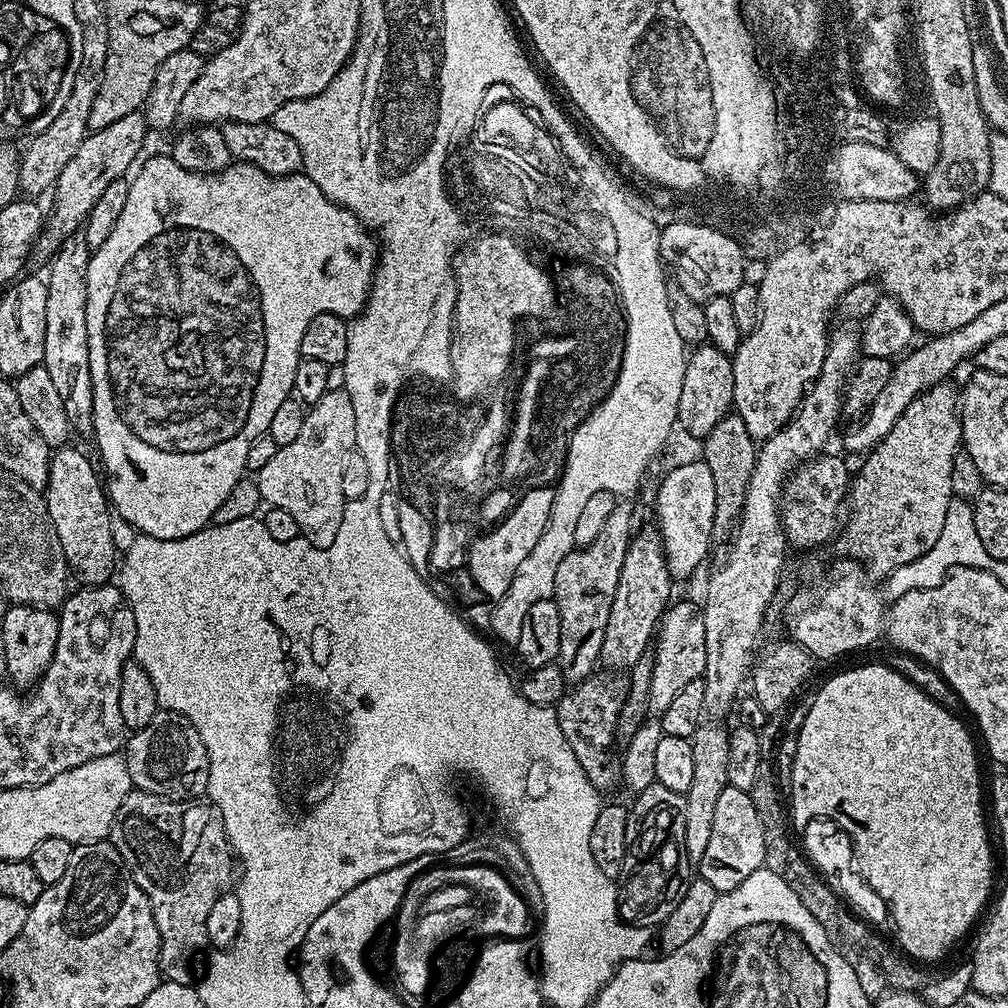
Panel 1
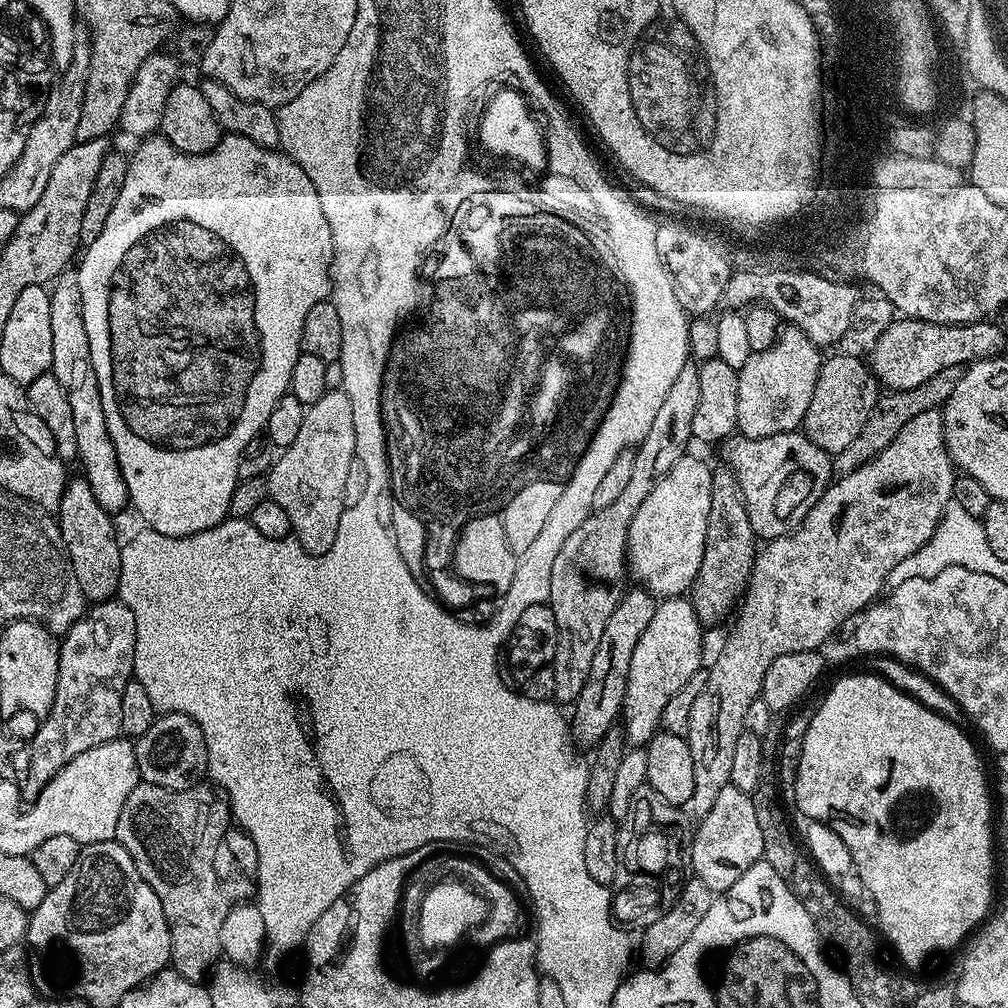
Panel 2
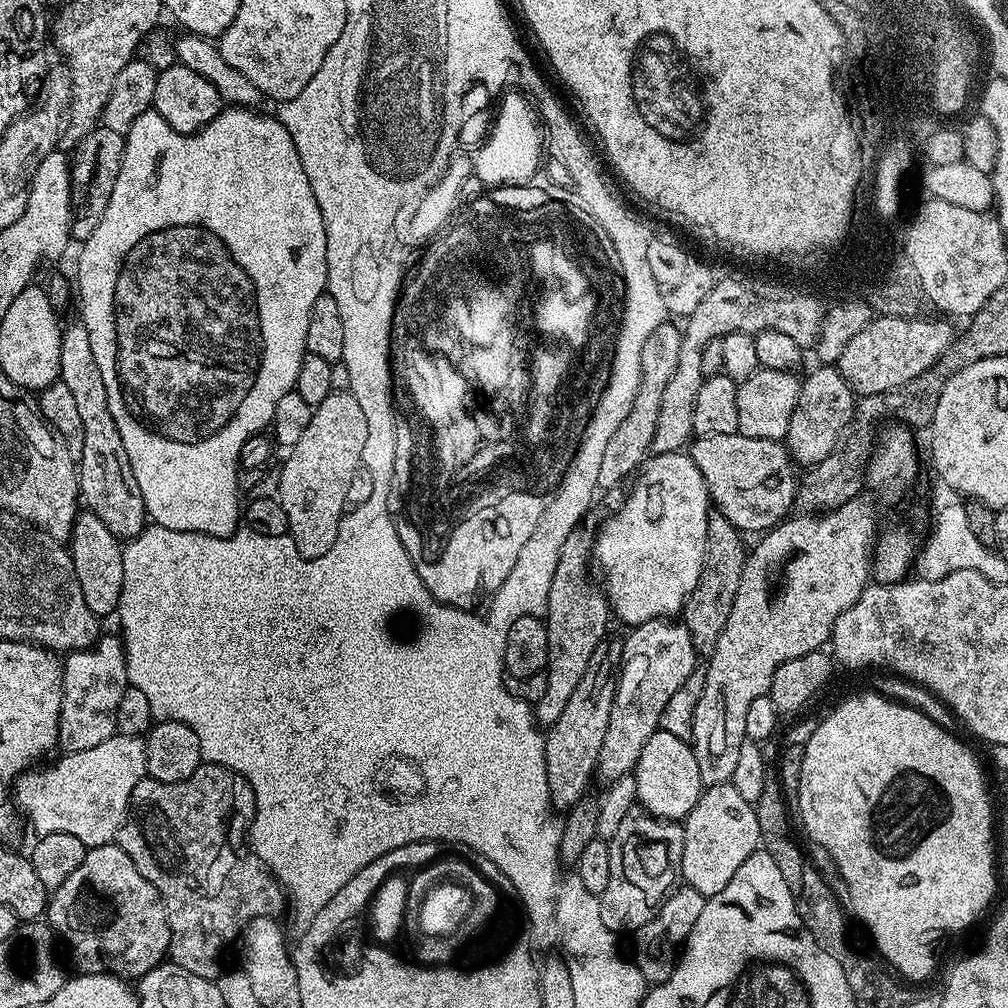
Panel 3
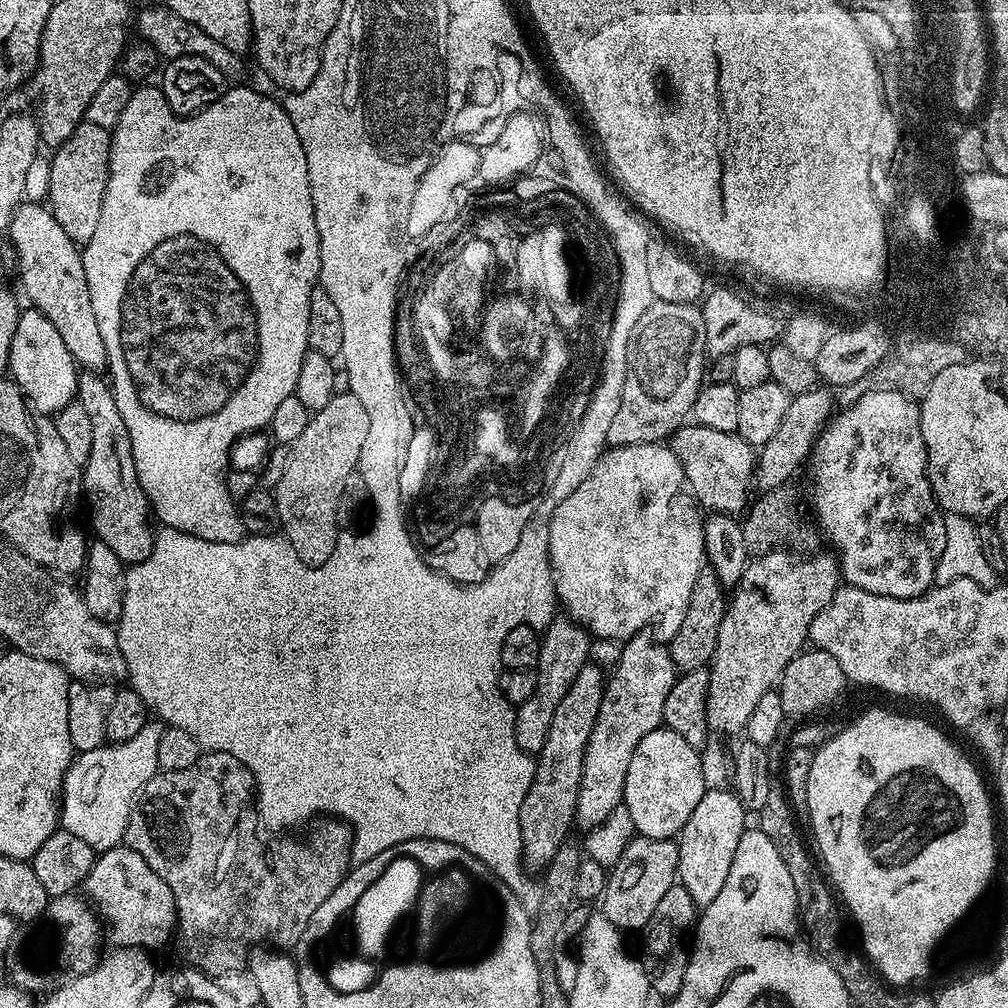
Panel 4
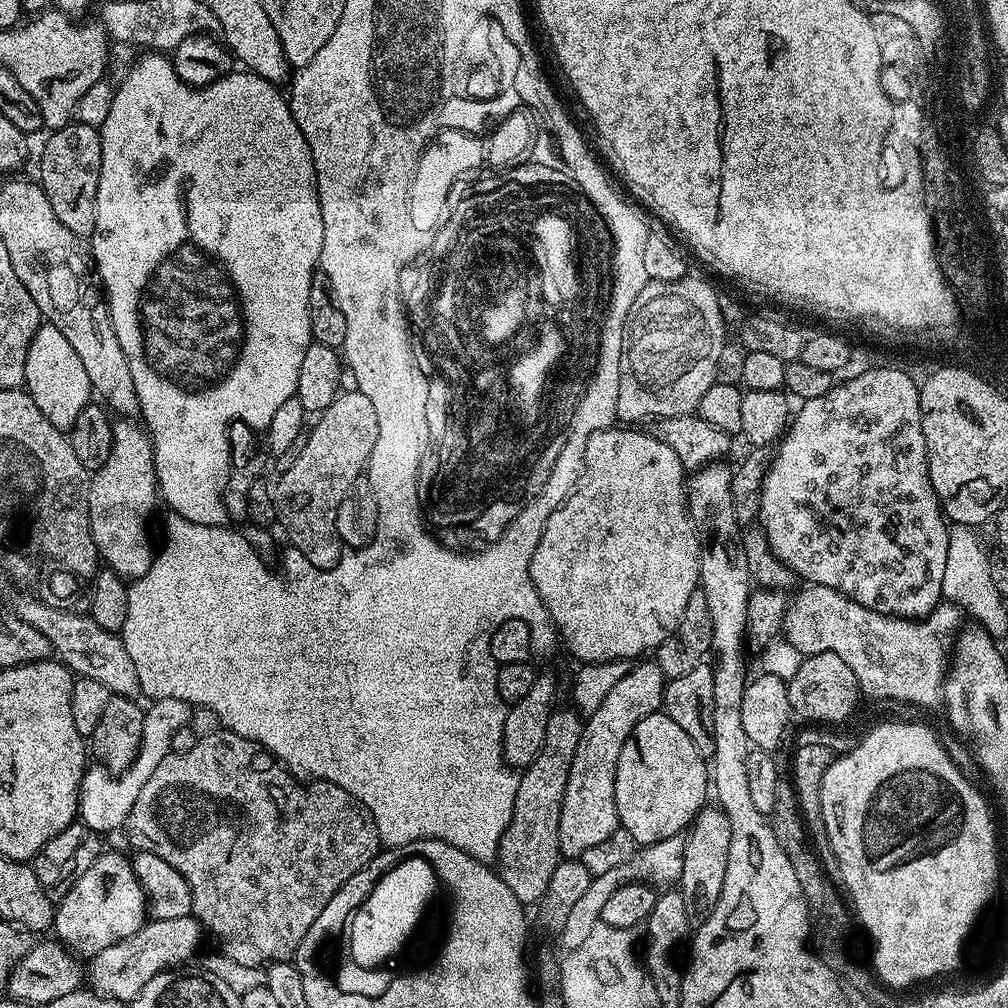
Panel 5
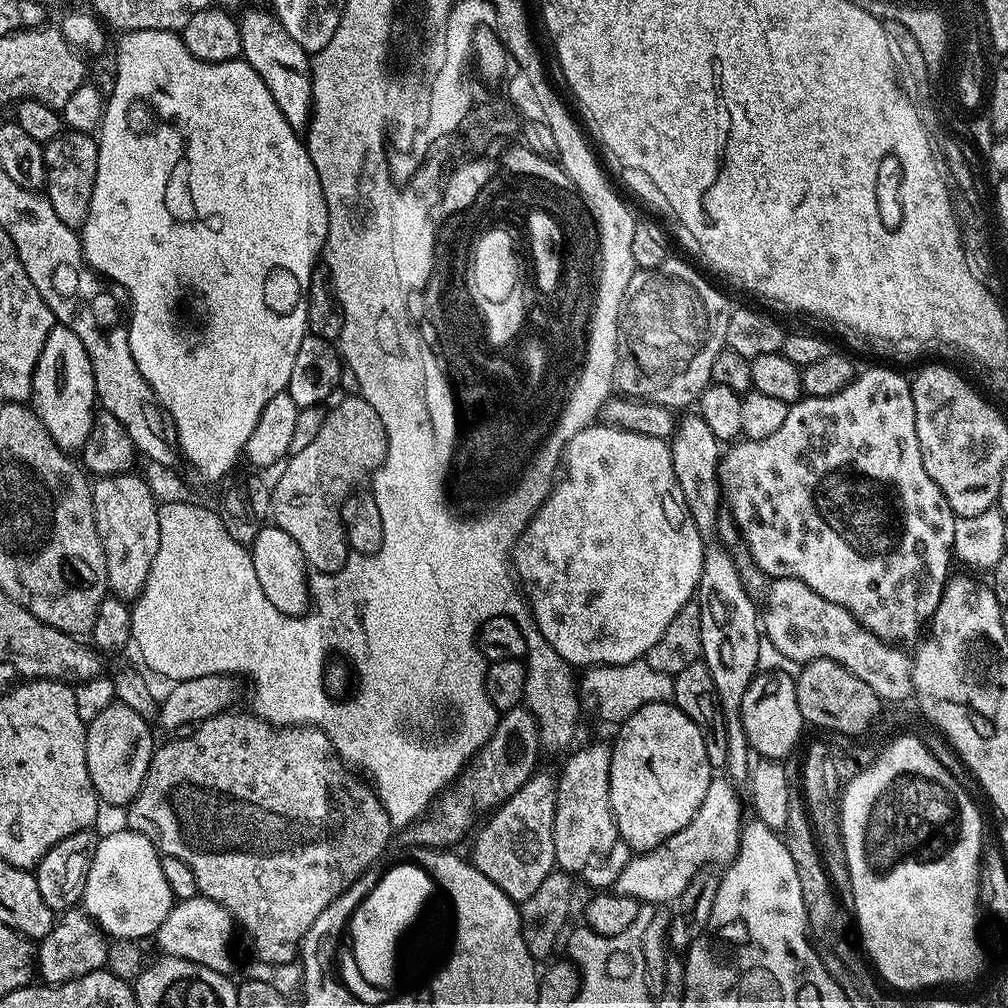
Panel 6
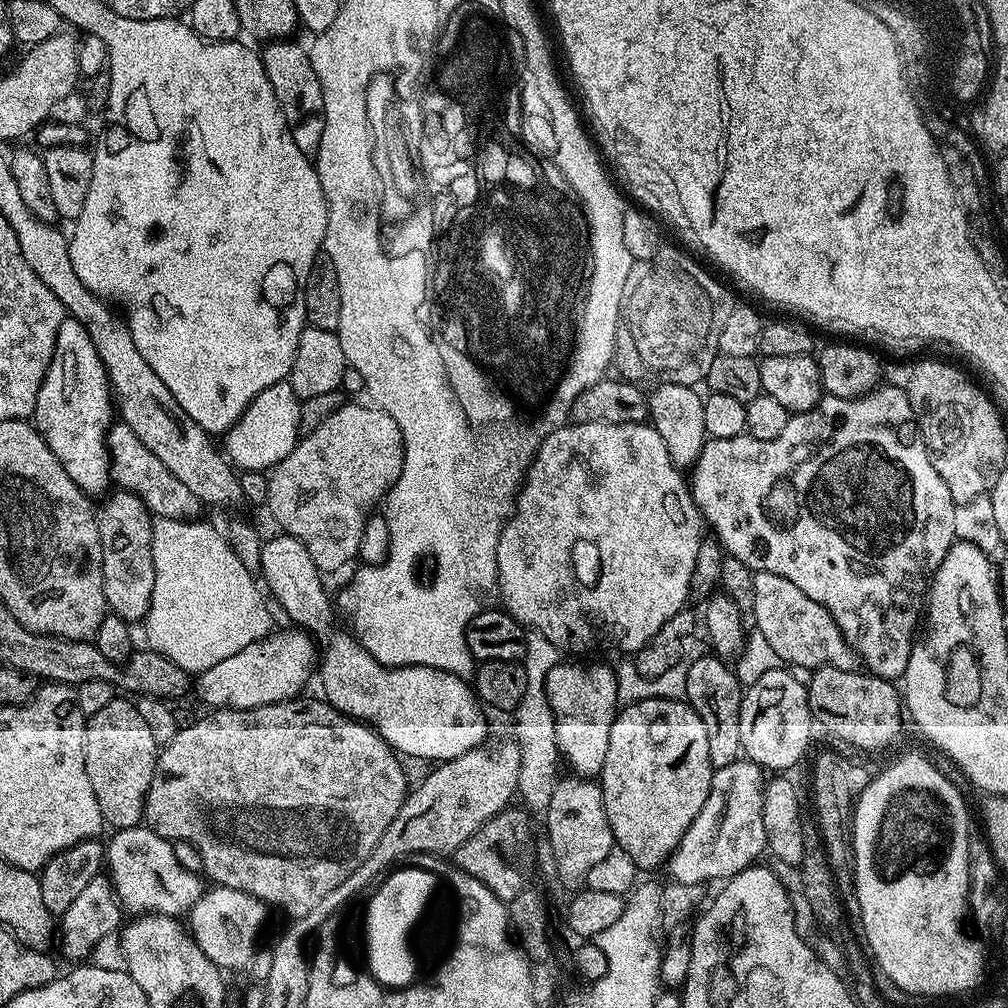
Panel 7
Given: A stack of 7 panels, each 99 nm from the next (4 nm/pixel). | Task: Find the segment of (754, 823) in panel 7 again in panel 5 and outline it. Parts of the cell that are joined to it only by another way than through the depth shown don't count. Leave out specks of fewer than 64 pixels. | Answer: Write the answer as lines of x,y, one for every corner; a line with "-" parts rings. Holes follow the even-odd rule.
671,836
662,842
654,842
637,847
636,853
622,866
614,866
607,874
598,874
592,878
590,887
582,893
581,900
570,909
570,915
566,917
566,926
556,934
555,940
560,949
571,953
590,938
590,930
596,924
601,923
600,915
602,906
606,906
606,901
614,890
618,890
627,884
650,884
653,886
672,886
677,883
682,874
682,858
684,857
684,840
680,836
-
664,884
664,885
660,885

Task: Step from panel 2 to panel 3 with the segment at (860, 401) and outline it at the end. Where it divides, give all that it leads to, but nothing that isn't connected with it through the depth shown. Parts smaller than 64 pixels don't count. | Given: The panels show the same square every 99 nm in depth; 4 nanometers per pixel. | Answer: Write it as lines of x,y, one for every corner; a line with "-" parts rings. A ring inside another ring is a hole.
820,366
800,381
798,402
794,414
790,414
790,424
783,438
789,456
800,466
815,466
841,443
840,435
844,427
858,412
858,397
852,387
842,378
840,369
835,366

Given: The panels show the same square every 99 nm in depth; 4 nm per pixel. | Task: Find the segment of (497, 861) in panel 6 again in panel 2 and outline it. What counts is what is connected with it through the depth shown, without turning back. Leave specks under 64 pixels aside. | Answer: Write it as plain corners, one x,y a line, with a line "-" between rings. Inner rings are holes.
640,586
635,587
629,587
625,591
614,614
610,614
610,622
606,622
606,630
602,633
602,642
598,642
598,651
594,653
594,663
590,665
588,684
582,686
582,694
578,694
571,709
570,736
577,745
599,744
606,730
610,730
621,719
630,660
634,658
634,648
638,646
638,640
645,633
646,626
650,626
650,618
654,618
658,603
657,597
651,592
645,592

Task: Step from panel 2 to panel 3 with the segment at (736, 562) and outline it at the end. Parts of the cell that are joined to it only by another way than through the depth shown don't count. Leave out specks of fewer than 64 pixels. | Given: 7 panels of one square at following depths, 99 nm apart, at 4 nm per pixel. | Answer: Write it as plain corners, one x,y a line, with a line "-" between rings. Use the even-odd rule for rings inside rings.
713,511
709,515
702,574
698,578
698,586
694,586
694,590
689,594
682,613
682,622
697,653
710,654
716,649
722,626
726,626
726,618
730,618
730,610
734,607
734,594
738,594
738,582
742,582
746,559
744,540
742,533
720,512

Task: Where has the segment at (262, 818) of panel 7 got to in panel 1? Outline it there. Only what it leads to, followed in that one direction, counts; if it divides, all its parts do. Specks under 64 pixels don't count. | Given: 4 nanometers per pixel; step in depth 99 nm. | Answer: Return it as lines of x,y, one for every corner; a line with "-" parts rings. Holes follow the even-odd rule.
133,790
129,792
128,797
122,802
122,806
118,806
118,814
114,818
114,826
112,827
112,835
110,843
118,850
118,854
122,854
125,866
130,870
130,874
134,878
134,882
138,882
138,886
148,896
148,901
152,907
154,914
154,922
158,926
158,934
160,935
160,974
165,981
173,980
179,984
189,983
188,963
192,960
192,955
208,944
208,935
206,934
206,920
210,915
210,908
214,906
214,902
218,902
218,898
223,892
229,891
234,884
234,872
232,876
232,860
234,864
234,853
228,842
228,835
224,830
224,822
222,814
216,809
215,804
205,802
203,799
195,800
167,800
164,796
158,794
150,794
149,792
141,792

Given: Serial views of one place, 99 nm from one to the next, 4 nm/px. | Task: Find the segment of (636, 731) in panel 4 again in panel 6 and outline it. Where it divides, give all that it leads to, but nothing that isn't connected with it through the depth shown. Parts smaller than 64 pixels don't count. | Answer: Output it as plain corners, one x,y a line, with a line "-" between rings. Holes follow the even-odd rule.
605,744
580,748
558,772
554,810
554,854
556,868
569,874
583,873
594,858
606,854
618,842
614,814
610,806
610,762
612,749

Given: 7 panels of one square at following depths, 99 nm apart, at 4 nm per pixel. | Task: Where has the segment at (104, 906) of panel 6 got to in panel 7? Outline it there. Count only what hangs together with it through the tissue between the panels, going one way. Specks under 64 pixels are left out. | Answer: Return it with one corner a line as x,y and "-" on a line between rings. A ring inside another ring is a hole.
137,826
113,831
111,835
112,841
106,844
106,875
112,881
112,891
125,913
160,912
164,916
180,918
204,895
205,881
180,865
173,841
159,836
156,829

